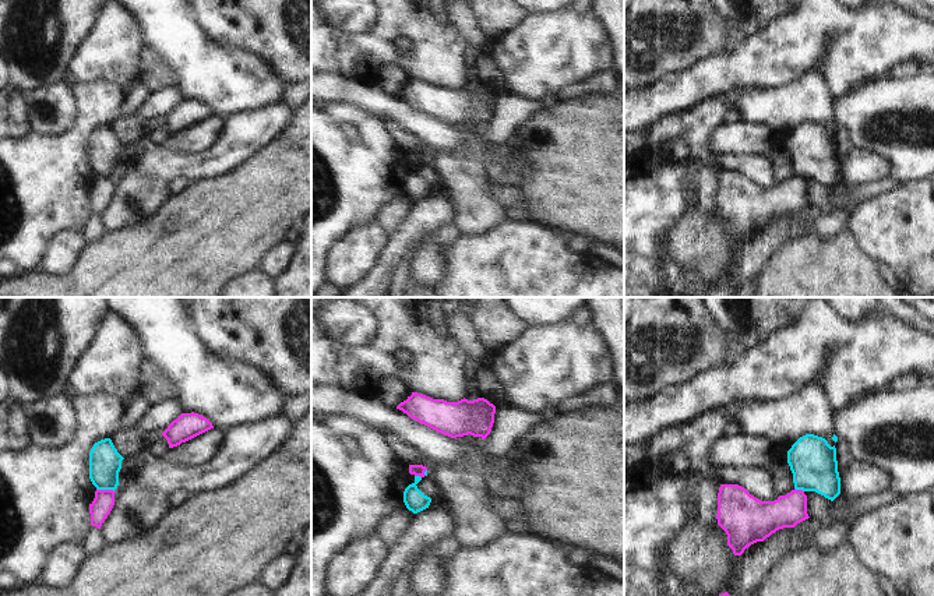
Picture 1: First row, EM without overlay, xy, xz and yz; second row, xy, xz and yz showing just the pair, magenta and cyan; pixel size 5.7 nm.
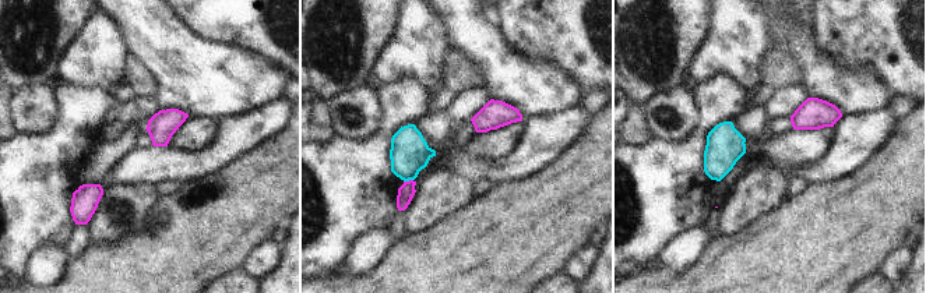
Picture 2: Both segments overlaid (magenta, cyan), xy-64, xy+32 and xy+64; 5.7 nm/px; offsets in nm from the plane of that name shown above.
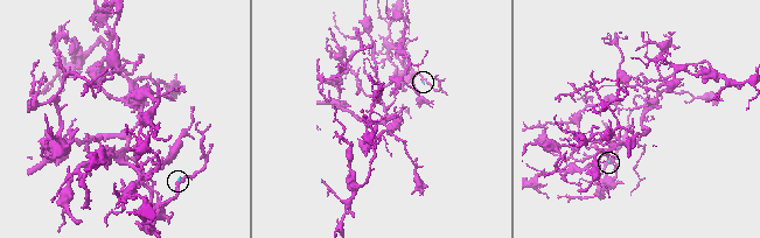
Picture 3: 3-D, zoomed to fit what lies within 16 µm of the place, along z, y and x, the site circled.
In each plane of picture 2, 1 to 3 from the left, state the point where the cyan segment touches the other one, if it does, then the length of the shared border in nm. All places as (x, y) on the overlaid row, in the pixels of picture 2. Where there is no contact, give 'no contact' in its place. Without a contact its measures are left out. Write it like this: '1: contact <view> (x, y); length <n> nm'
1: no contact
2: contact xy+32 (409, 180); length 60 nm
3: no contact

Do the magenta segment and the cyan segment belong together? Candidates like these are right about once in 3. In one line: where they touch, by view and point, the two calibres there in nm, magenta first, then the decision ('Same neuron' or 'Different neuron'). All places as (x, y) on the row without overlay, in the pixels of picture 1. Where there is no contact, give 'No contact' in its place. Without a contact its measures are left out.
Touches magenta at xy (105, 177). Thickness 120 nm (magenta) against 190 nm. Different neuron

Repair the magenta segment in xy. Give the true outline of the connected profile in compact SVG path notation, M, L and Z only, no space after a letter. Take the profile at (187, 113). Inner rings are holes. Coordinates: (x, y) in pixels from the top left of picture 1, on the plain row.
M191 99L181 100L168 113L162 123L168 127L169 135L173 135L211 116L214 113L207 105Z

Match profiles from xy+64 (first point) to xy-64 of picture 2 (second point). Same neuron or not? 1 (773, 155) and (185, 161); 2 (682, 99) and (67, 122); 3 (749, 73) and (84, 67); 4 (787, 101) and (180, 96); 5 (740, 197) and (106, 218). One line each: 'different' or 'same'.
1: different
2: different
3: same
4: different
5: same

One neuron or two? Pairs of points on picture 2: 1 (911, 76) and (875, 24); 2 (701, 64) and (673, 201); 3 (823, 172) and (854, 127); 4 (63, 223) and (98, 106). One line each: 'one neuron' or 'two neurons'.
1: one neuron
2: two neurons
3: one neuron
4: one neuron

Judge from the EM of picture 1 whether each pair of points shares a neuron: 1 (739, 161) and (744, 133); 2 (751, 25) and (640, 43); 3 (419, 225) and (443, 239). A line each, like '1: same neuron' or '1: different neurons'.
1: different neurons
2: same neuron
3: different neurons

